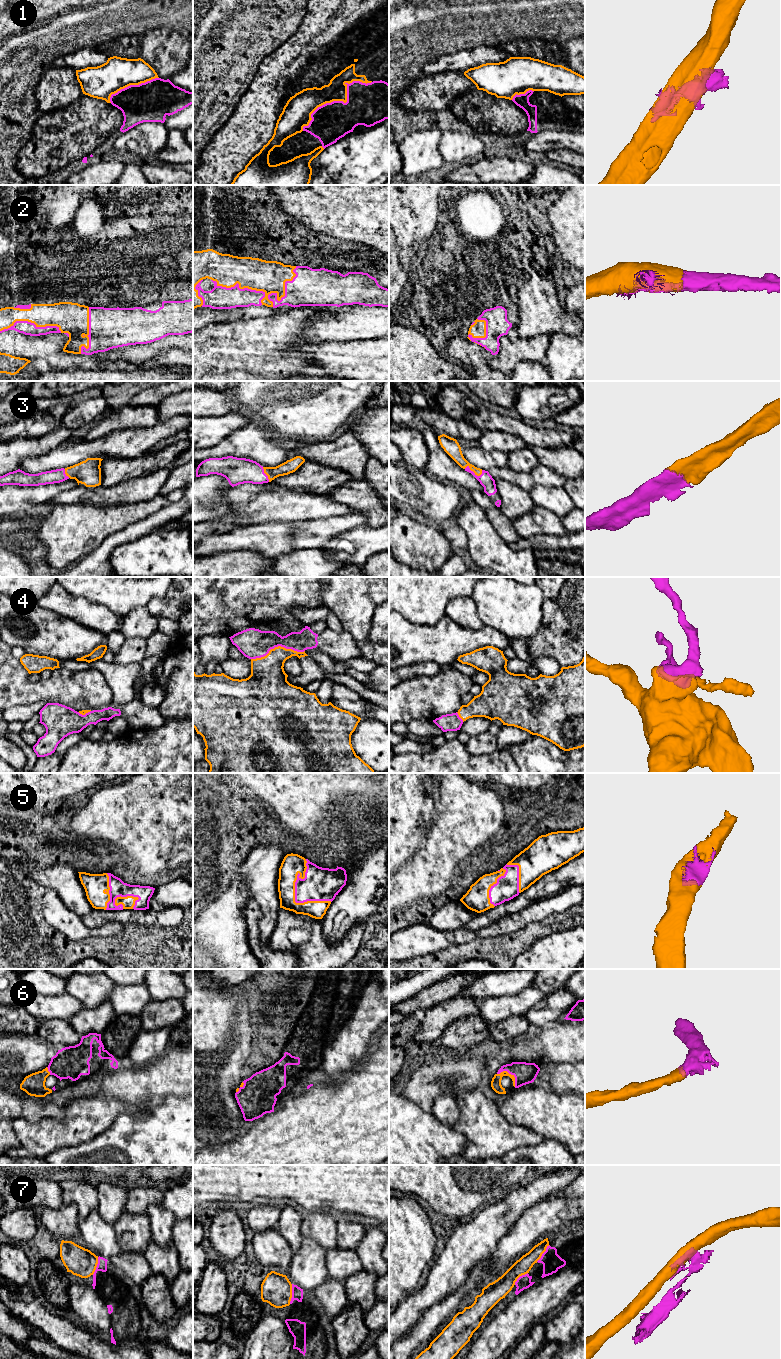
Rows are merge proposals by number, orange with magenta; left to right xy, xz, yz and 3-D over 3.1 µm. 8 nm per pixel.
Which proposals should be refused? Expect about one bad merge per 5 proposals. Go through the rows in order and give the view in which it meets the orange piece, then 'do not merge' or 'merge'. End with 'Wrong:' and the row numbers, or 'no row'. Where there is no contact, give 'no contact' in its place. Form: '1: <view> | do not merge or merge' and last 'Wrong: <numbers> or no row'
1: xz | do not merge
2: xz | merge
3: yz | merge
4: xz | merge
5: xz | merge
6: yz | merge
7: xz | do not merge
Wrong: 1, 7

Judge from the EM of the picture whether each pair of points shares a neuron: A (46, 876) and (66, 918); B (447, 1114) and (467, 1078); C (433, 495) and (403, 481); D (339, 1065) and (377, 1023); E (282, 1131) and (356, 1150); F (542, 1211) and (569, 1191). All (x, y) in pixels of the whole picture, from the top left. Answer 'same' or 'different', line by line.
A: different
B: different
C: same
D: same
E: same
F: different

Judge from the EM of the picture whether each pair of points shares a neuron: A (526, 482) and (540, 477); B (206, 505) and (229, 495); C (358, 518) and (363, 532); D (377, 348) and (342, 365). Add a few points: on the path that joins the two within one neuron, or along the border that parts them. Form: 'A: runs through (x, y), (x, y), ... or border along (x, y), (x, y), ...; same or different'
A: border along (529, 473), (534, 484); different
B: border along (231, 486), (223, 493), (230, 508), (224, 515); different
C: border along (363, 524), (338, 534); different
D: runs through (368, 357), (364, 361), (351, 361); same

